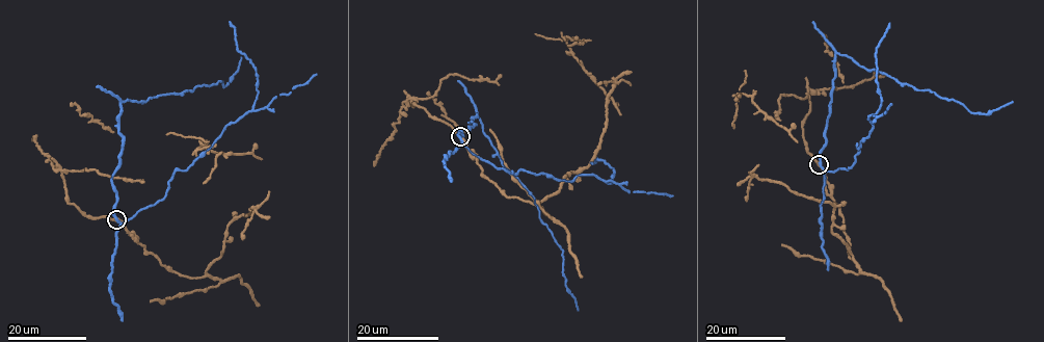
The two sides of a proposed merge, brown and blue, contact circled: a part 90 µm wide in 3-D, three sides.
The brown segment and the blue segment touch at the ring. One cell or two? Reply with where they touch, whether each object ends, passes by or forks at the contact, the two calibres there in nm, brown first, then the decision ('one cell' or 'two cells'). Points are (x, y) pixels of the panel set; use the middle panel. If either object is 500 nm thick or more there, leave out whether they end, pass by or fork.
at (460, 136); brown passes by; blue passes by; 400 nm thick on the brown side, 280 nm on the other; two cells

